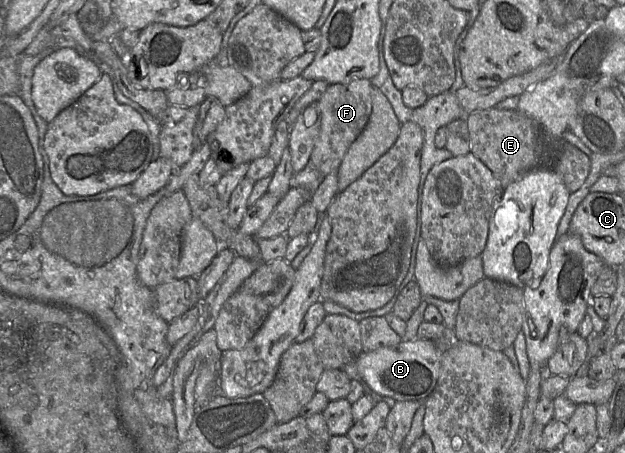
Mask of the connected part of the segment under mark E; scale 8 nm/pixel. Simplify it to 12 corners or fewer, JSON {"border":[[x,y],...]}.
{"border":[[496,107],[466,115],[470,153],[503,188],[551,170],[570,193],[590,158],[531,118]]}

